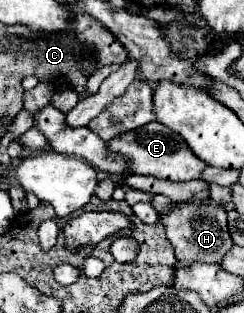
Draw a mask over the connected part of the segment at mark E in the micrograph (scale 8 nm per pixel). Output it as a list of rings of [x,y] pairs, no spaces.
[[[151,122],[137,130],[119,134],[117,138],[111,138],[107,146],[109,150],[113,150],[113,154],[121,154],[123,158],[129,158],[129,162],[133,162],[133,174],[151,174],[155,178],[171,182],[185,182],[199,178],[205,168],[205,164],[197,156],[193,156],[183,138],[159,122]]]

